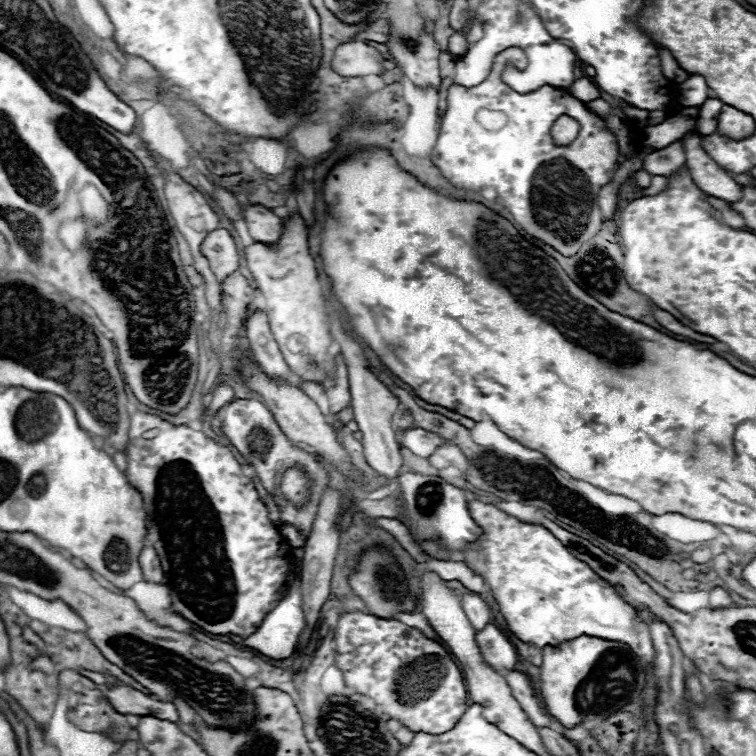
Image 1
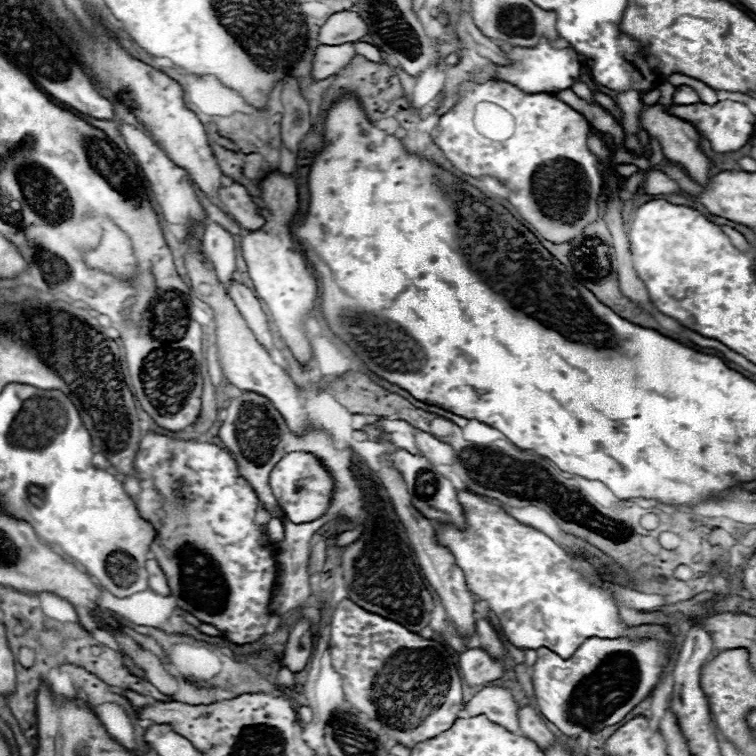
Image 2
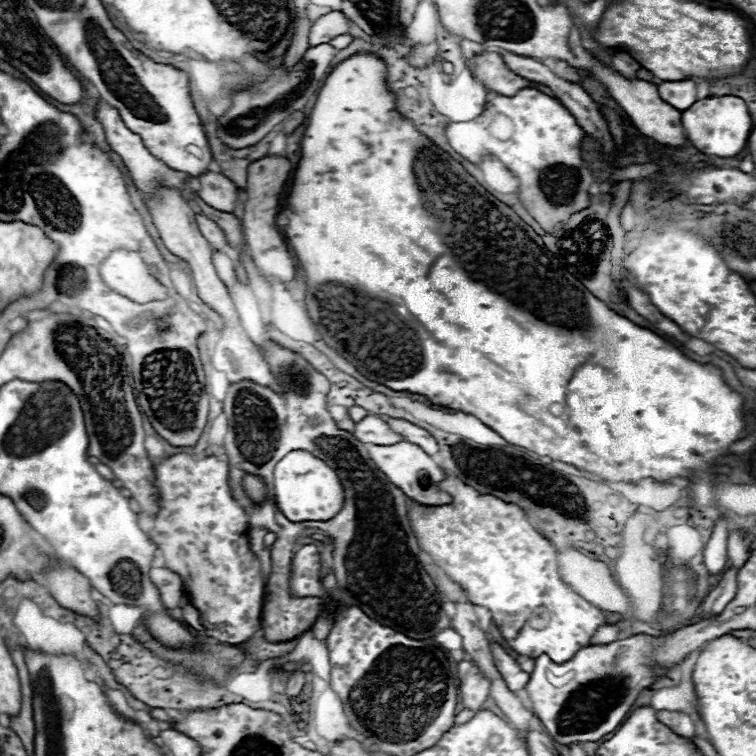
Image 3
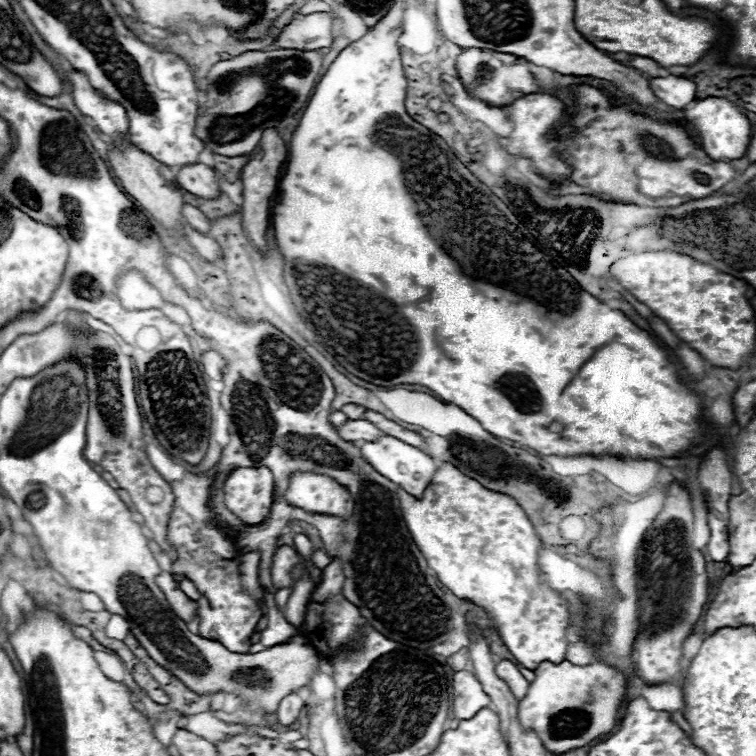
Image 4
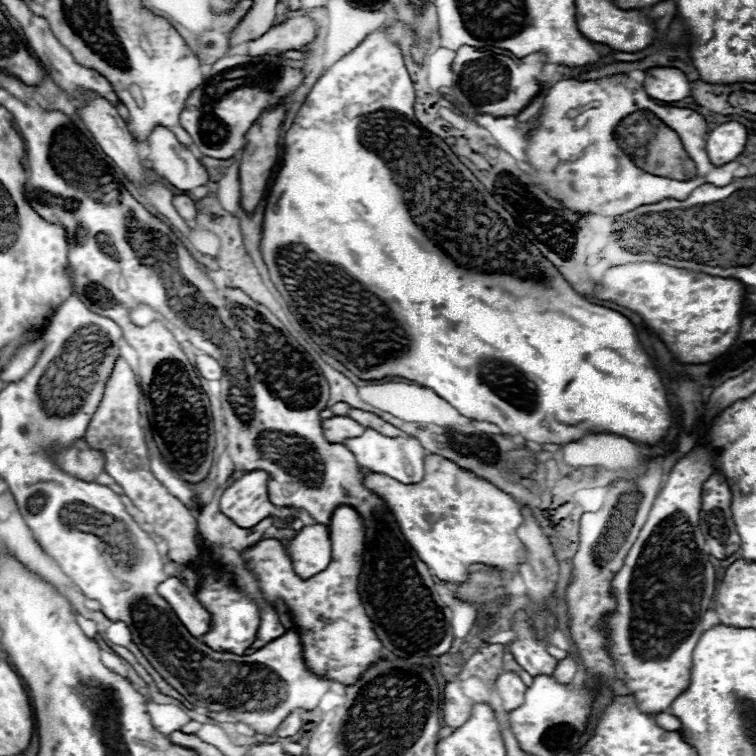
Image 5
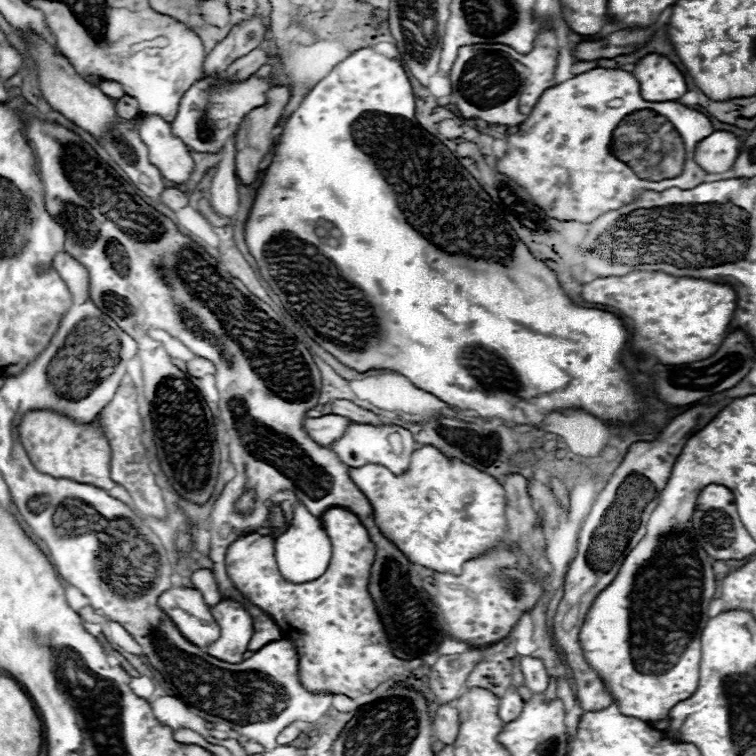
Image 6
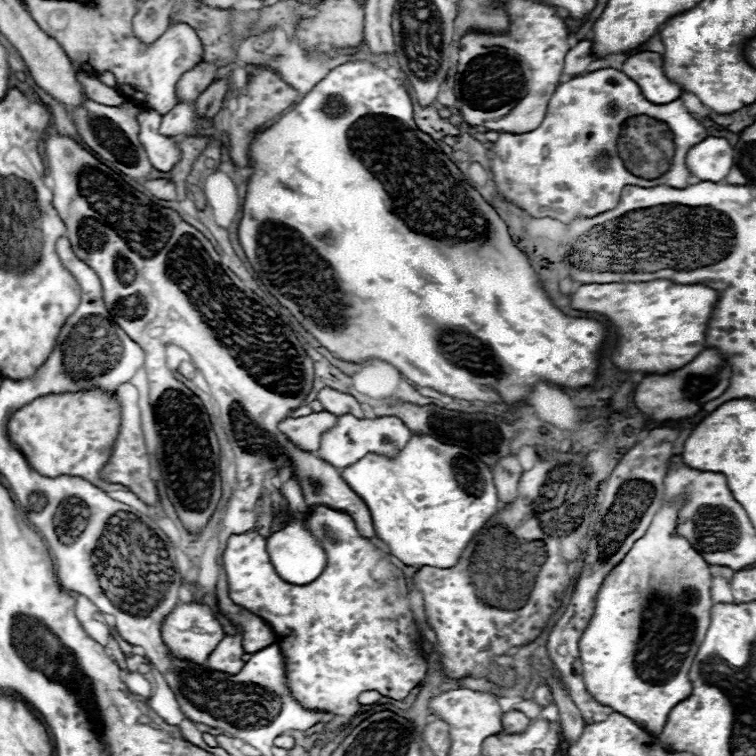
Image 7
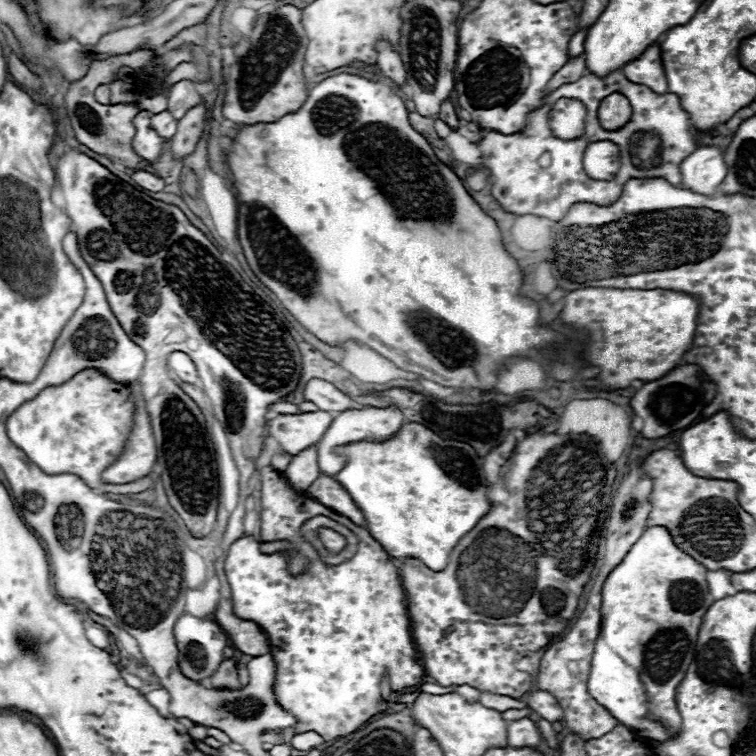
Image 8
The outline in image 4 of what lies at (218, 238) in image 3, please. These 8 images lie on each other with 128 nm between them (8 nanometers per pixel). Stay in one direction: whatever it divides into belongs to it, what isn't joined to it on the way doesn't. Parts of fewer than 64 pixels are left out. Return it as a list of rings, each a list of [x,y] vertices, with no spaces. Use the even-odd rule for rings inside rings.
[[[184,204],[182,214],[184,214],[186,222],[188,222],[194,230],[198,230],[198,232],[202,232],[202,234],[208,234],[208,232],[210,232],[210,222],[208,222],[208,218],[206,218],[198,208],[194,208],[194,206],[190,206],[190,204]]]

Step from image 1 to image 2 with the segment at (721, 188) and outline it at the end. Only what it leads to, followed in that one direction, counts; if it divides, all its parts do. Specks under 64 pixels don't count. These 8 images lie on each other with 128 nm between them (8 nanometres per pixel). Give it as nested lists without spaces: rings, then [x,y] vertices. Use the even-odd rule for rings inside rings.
[[[654,104],[654,106],[644,106],[642,116],[640,116],[640,124],[642,124],[644,130],[648,130],[650,136],[654,136],[654,138],[660,140],[662,150],[664,150],[664,156],[666,156],[668,160],[674,160],[674,162],[682,164],[682,166],[688,170],[688,174],[690,174],[700,186],[702,186],[702,184],[708,184],[708,180],[712,178],[712,176],[708,174],[708,172],[710,172],[710,162],[708,162],[708,158],[706,158],[704,152],[702,152],[700,134],[696,132],[696,128],[694,128],[690,122],[676,118],[676,116],[668,114],[662,106]]]

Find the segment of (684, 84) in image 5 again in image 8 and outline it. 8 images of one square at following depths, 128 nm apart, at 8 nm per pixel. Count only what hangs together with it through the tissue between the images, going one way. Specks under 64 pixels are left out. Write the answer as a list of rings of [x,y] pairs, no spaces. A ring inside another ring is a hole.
[[[650,46],[640,58],[628,62],[622,68],[622,72],[624,72],[624,76],[630,82],[644,84],[654,94],[666,94],[668,92],[664,66],[662,66],[662,56],[660,56],[660,48],[658,46]]]

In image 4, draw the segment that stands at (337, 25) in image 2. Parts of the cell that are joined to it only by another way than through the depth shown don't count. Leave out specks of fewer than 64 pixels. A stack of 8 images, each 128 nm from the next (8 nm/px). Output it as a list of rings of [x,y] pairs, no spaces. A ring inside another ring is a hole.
[[[316,12],[304,18],[294,18],[280,34],[280,48],[326,48],[332,44],[332,14]]]

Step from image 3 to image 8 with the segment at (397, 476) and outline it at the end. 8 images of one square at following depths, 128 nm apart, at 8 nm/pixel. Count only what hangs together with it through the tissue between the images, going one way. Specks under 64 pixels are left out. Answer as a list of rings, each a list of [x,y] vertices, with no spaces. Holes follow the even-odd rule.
[[[394,406],[390,408],[364,408],[364,410],[348,410],[348,412],[340,412],[328,432],[324,432],[324,436],[320,438],[318,444],[318,468],[320,472],[326,472],[330,476],[338,474],[344,464],[346,464],[346,456],[336,456],[336,448],[338,446],[346,446],[346,444],[354,444],[354,442],[362,442],[362,440],[372,440],[372,442],[380,442],[380,440],[390,440],[392,436],[396,436],[402,428],[402,424],[406,422],[406,418],[402,416],[402,412]]]

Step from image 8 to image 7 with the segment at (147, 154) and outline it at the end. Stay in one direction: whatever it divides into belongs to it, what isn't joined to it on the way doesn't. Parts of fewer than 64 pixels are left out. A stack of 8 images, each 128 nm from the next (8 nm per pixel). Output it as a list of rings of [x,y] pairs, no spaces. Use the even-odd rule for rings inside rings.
[[[144,110],[138,114],[140,124],[140,142],[144,144],[144,150],[148,154],[150,164],[160,172],[170,172],[180,162],[182,154],[174,142],[174,138],[162,136],[160,130],[162,114],[156,110]]]

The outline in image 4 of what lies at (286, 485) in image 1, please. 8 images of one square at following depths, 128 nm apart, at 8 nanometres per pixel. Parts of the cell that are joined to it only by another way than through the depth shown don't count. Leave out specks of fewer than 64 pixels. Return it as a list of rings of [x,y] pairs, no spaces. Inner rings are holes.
[[[296,472],[288,478],[288,504],[314,514],[350,516],[354,500],[352,494],[336,484],[330,476],[316,472]]]

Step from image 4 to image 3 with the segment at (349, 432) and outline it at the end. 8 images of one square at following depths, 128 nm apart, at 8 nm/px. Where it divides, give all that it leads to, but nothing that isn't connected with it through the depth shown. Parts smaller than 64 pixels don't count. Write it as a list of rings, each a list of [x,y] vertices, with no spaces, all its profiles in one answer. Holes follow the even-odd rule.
[[[366,416],[360,420],[354,428],[354,436],[364,444],[376,444],[376,446],[388,446],[404,440],[400,434],[392,432],[388,424],[380,416]]]

